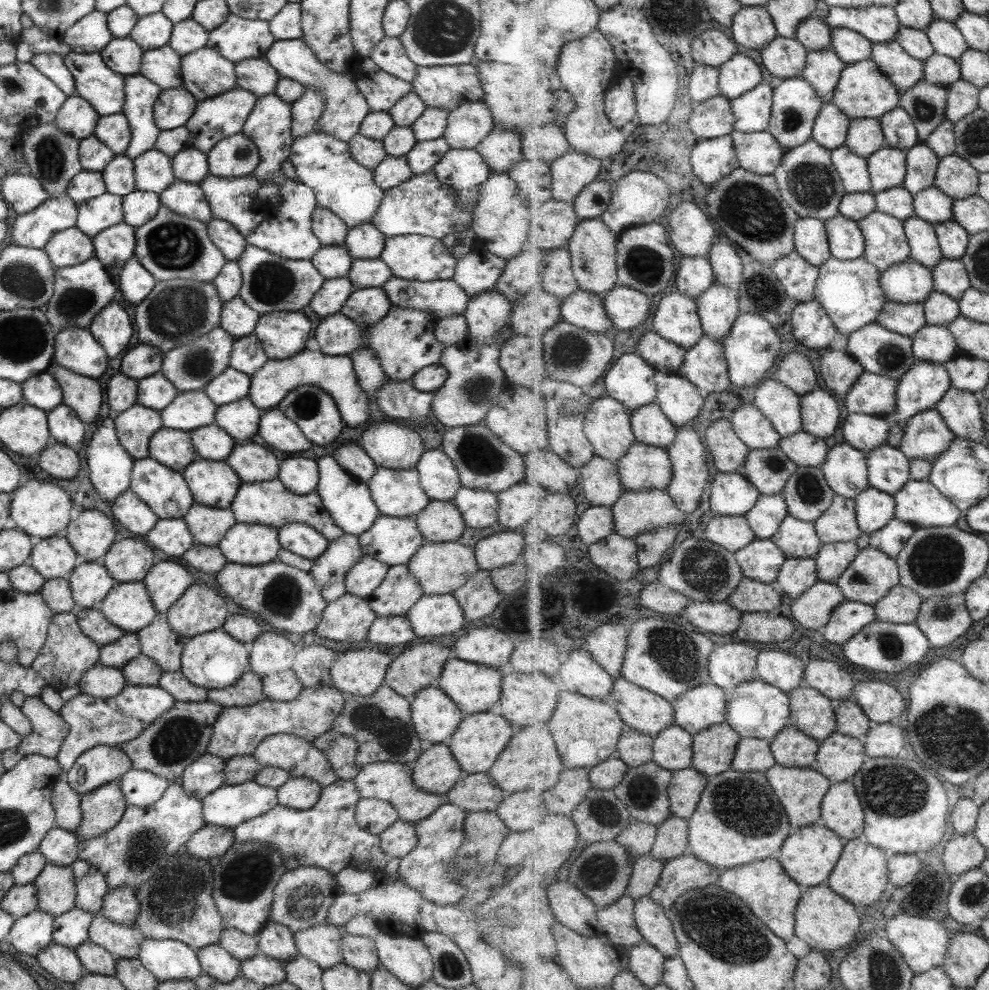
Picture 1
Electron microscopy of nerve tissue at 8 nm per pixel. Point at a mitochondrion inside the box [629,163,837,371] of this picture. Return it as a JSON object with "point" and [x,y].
{"point":[747,208]}

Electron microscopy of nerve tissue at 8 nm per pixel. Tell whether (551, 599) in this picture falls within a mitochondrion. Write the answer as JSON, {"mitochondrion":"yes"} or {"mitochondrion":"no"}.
{"mitochondrion":"no"}

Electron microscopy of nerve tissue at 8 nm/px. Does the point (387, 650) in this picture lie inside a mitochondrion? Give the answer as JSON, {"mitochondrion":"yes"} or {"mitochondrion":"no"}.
{"mitochondrion":"no"}

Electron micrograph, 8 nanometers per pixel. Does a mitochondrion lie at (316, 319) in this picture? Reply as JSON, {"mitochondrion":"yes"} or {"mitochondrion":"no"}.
{"mitochondrion":"no"}

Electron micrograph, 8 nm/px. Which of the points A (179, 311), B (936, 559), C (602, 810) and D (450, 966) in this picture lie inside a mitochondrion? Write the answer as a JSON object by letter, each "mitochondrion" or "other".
{"A":"mitochondrion","B":"mitochondrion","C":"mitochondrion","D":"mitochondrion"}

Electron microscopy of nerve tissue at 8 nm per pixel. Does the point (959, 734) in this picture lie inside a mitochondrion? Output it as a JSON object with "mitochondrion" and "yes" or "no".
{"mitochondrion":"yes"}

